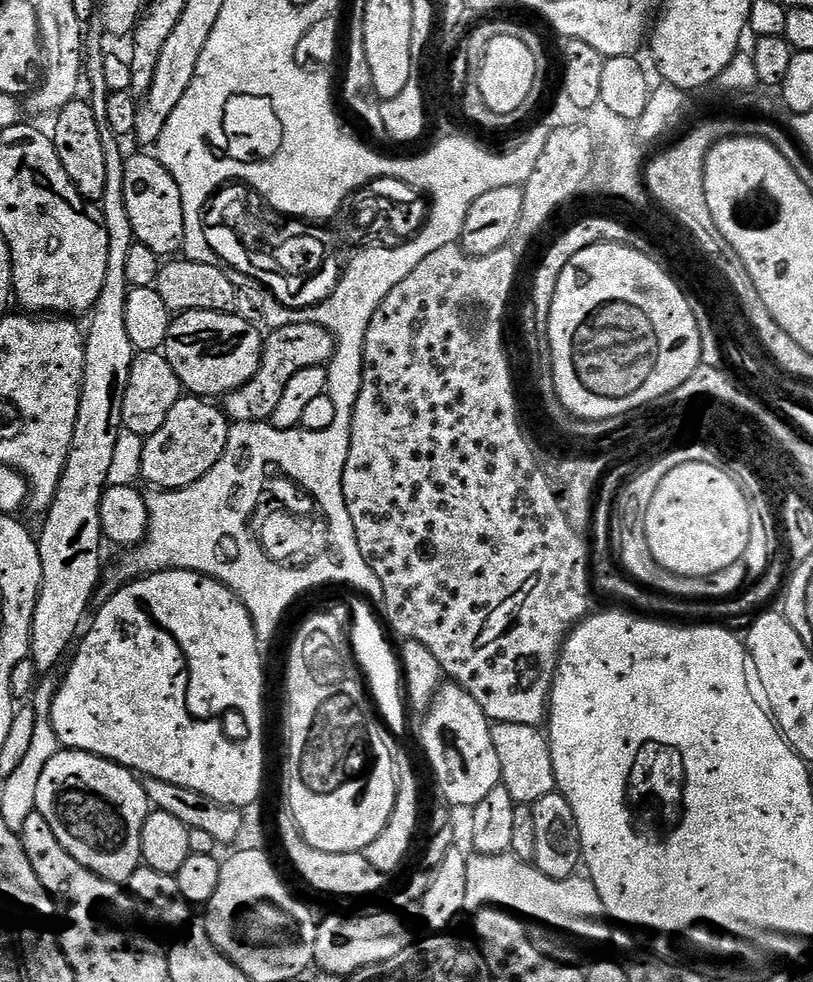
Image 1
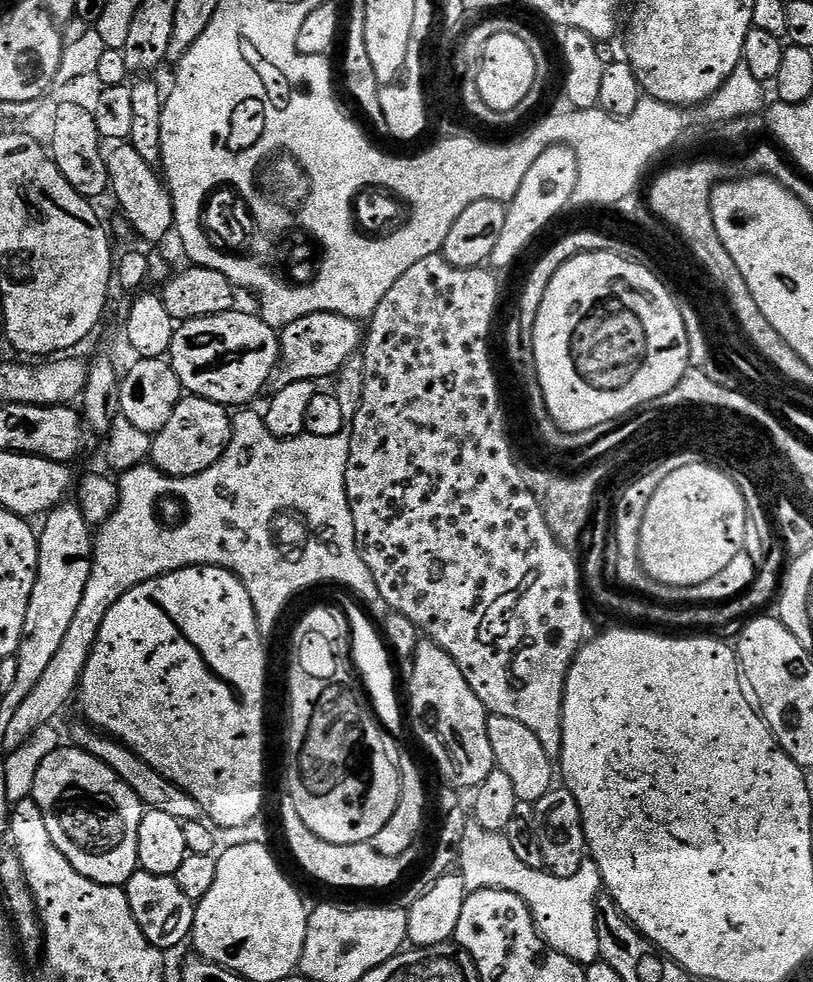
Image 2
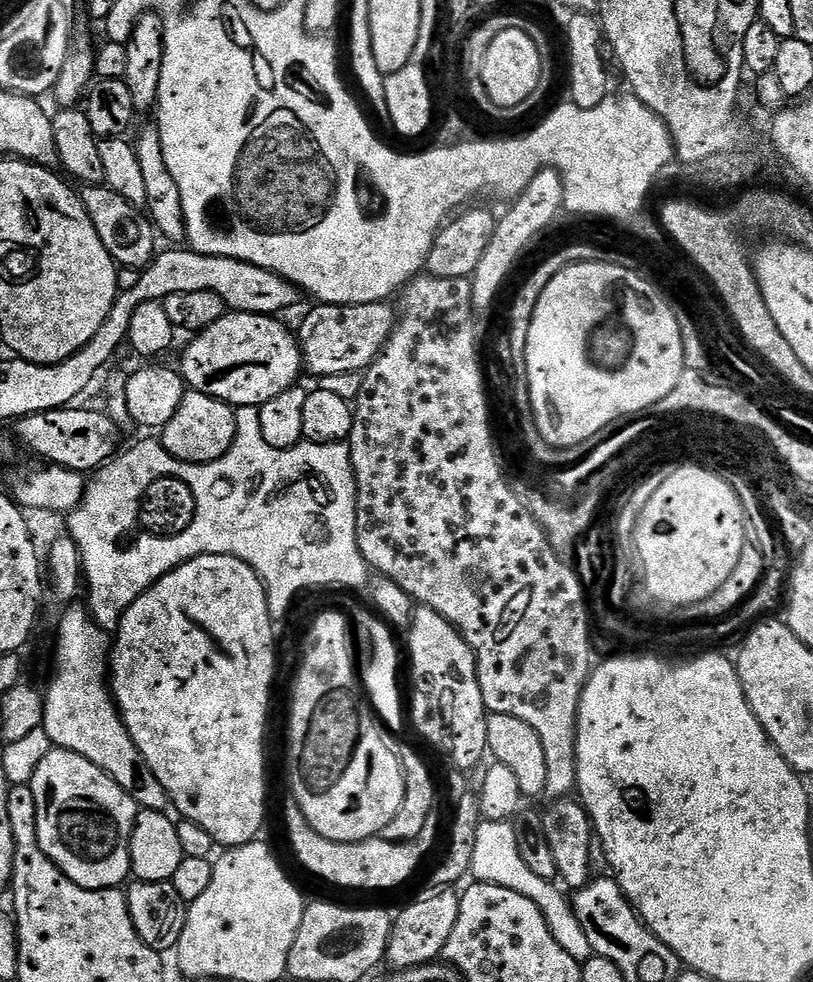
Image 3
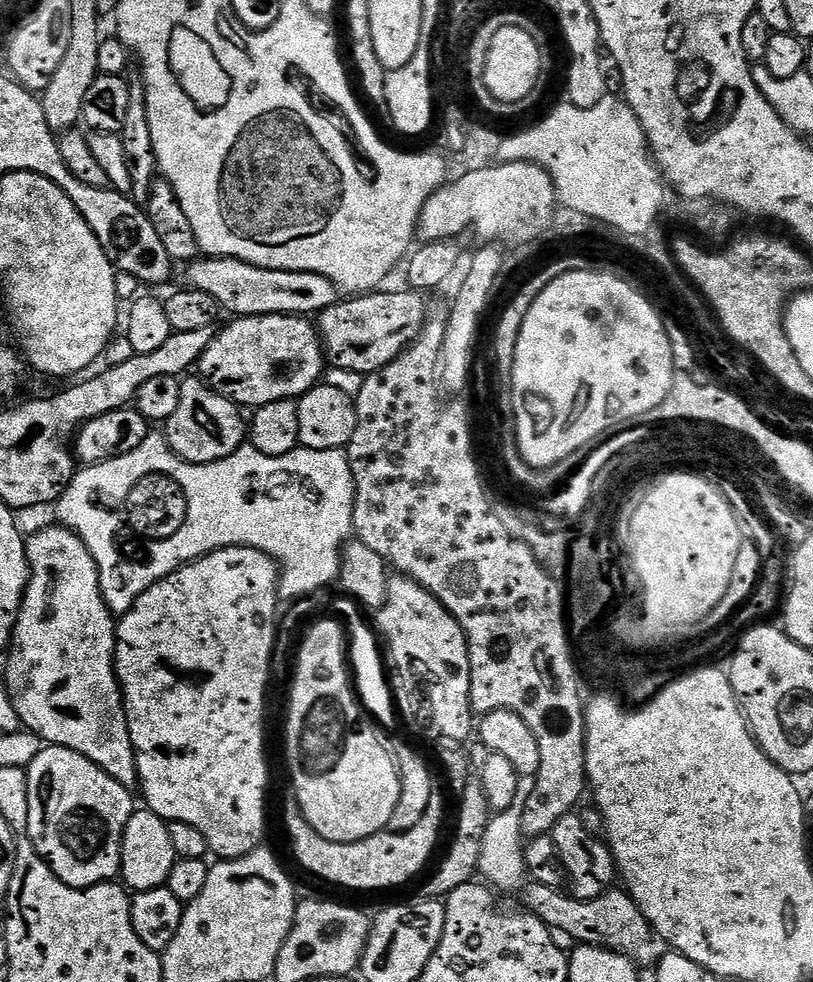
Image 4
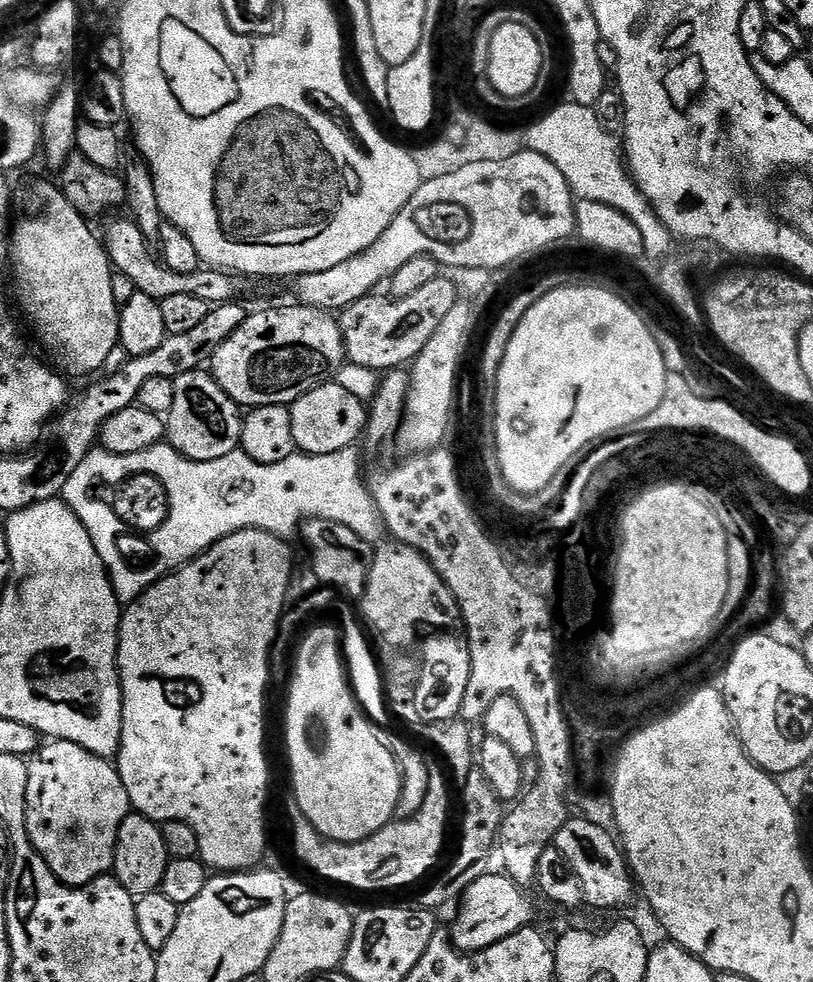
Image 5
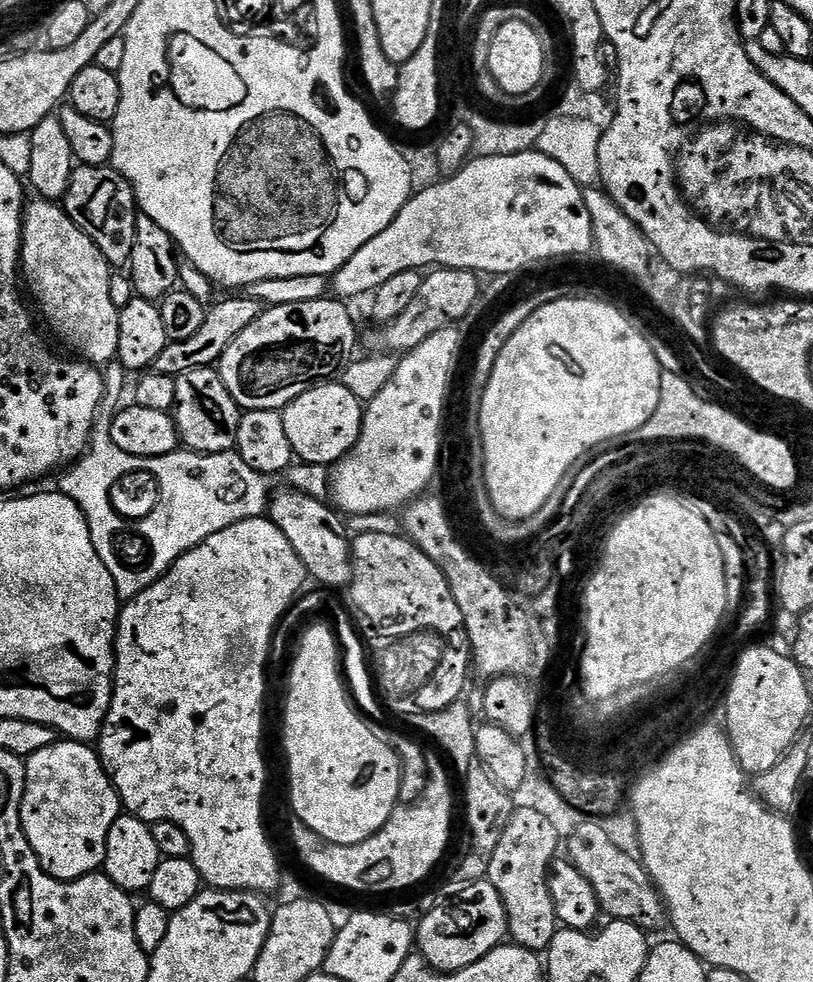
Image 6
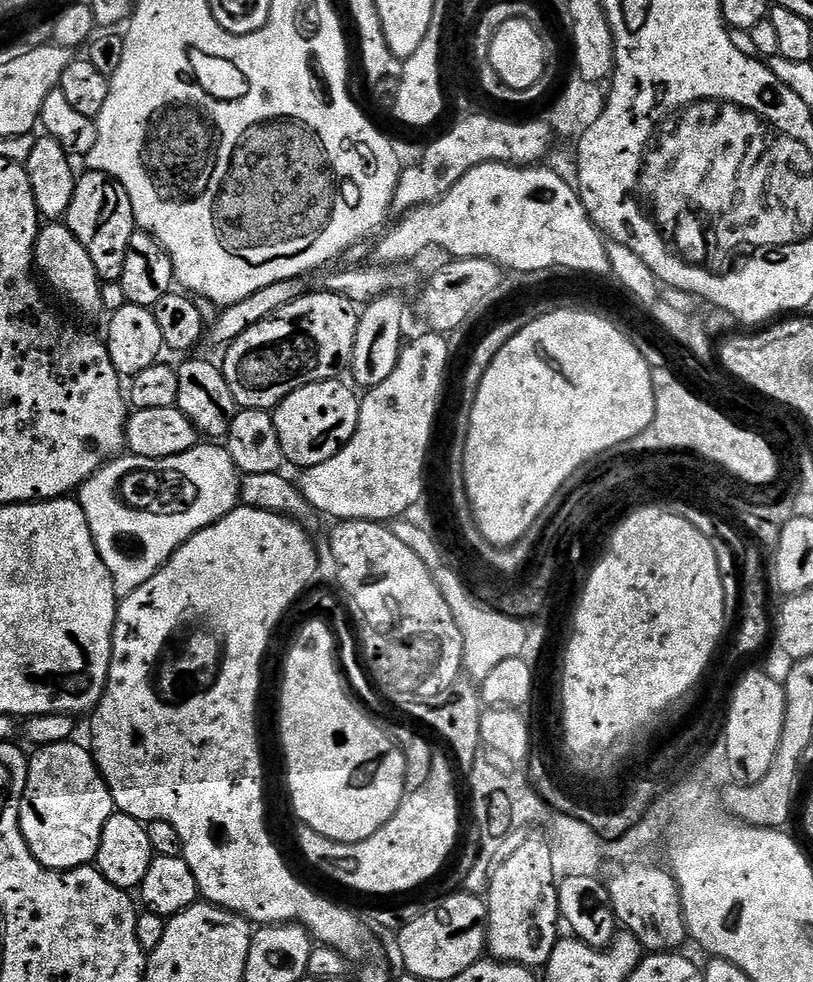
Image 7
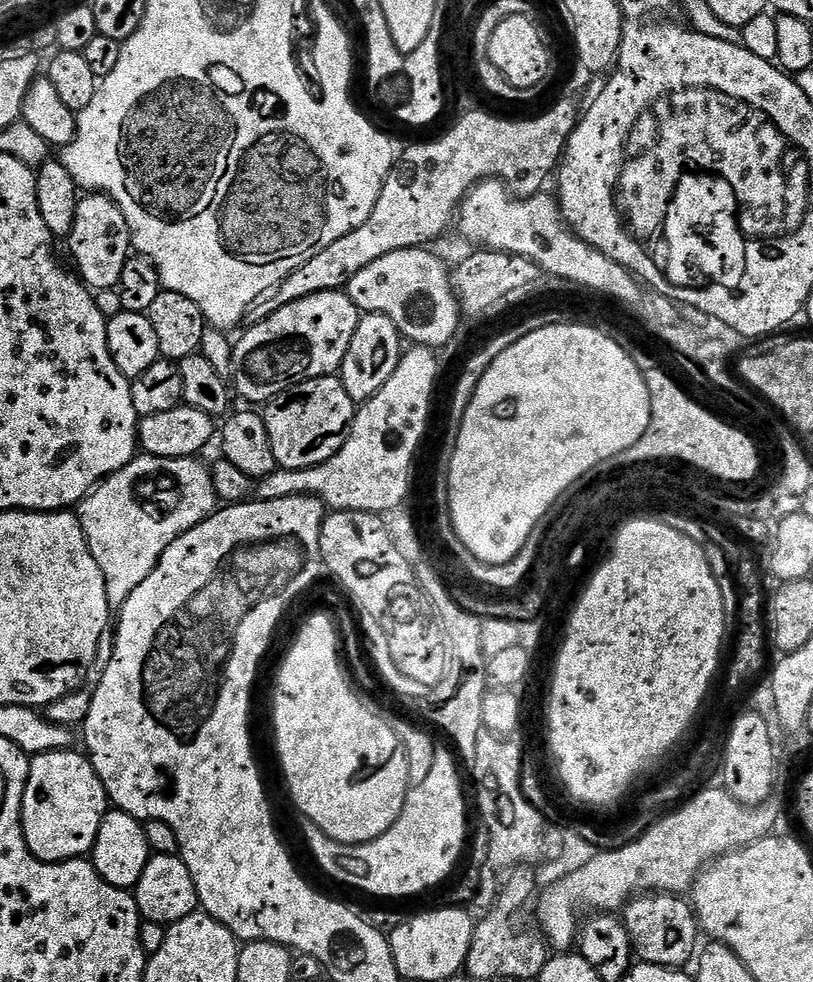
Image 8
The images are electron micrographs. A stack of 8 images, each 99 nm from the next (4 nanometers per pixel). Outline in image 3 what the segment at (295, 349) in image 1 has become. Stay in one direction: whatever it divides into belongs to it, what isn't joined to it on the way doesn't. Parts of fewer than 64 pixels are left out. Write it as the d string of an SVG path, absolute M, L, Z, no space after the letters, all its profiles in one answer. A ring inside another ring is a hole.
M391 303L321 304L304 316L298 331L300 358L305 369L316 376L340 376L343 372L363 373L384 348L398 316Z

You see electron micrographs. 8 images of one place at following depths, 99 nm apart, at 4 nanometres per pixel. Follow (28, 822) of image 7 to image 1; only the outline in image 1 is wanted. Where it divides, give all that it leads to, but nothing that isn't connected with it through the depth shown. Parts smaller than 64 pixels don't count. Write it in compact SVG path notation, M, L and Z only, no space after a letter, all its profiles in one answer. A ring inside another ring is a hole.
M62 750L50 758L50 762L46 762L42 778L38 778L36 811L46 818L46 822L50 822L50 830L54 830L60 845L82 866L97 872L103 880L127 885L128 879L141 867L142 826L148 817L150 805L144 780L133 769L89 752Z

